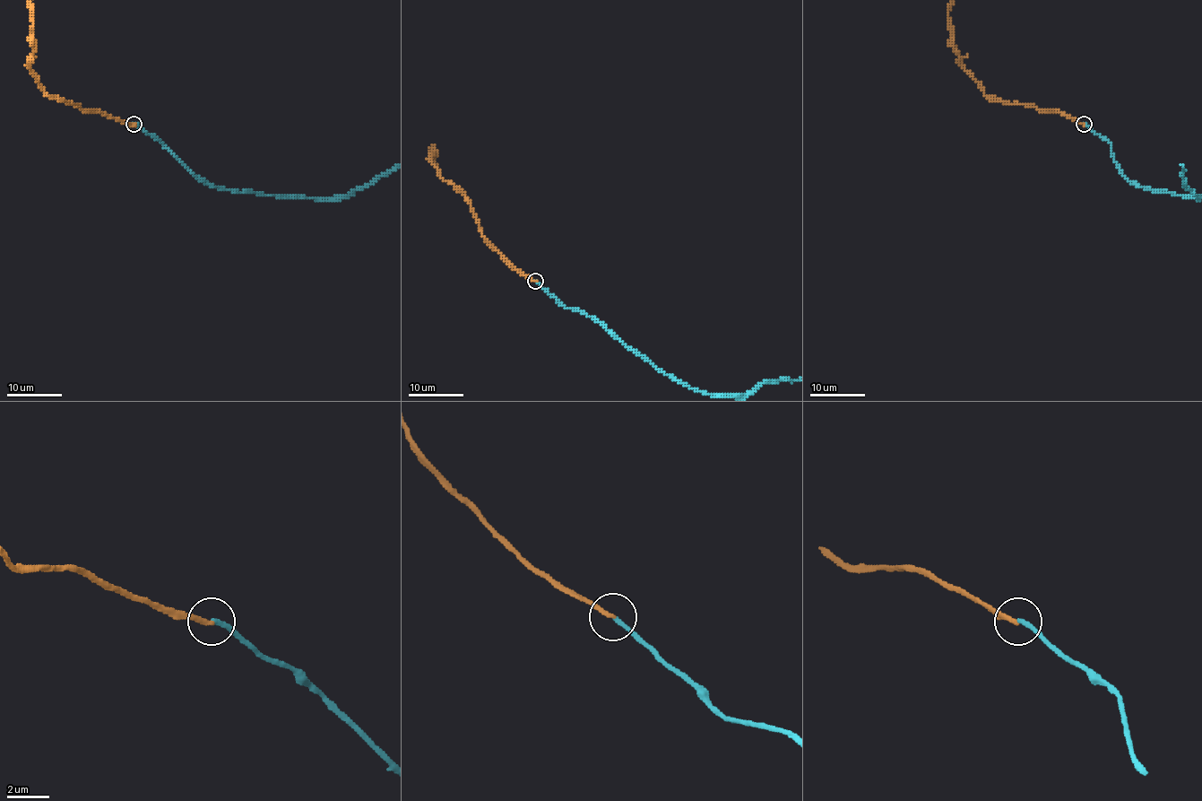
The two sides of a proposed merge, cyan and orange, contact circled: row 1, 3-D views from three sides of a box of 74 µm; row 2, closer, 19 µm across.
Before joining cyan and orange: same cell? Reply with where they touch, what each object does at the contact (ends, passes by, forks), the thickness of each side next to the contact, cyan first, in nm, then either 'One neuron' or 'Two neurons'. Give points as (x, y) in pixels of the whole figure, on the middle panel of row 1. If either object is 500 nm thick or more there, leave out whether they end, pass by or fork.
Place: (535, 281). At the ring cyan ends. At the ring orange ends. Thickness 200 nm (cyan) against 220 nm. Two neurons

